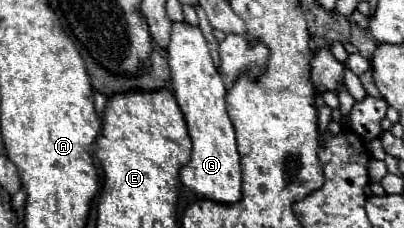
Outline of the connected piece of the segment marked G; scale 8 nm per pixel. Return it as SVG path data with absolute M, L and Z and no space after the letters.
M174 23L172 39L166 51L172 93L184 115L188 135L192 139L192 155L180 171L180 183L198 199L226 205L236 203L242 197L240 157L236 151L234 127L226 113L226 87L222 75L212 63L206 39L198 27L192 27L188 23Z

